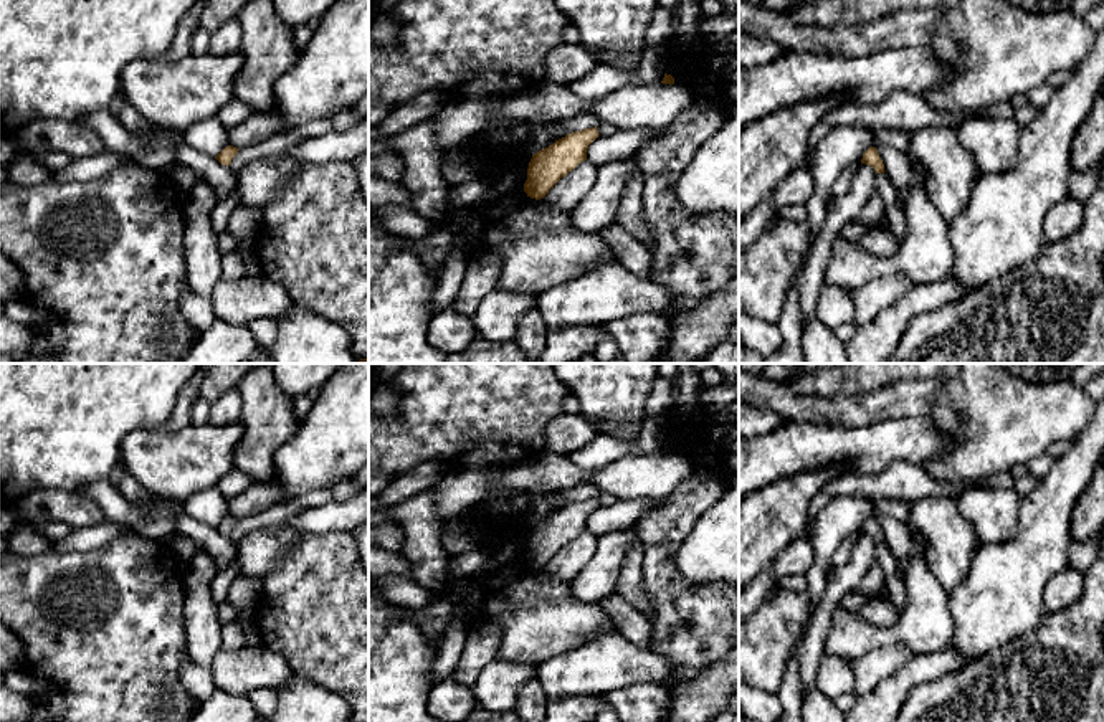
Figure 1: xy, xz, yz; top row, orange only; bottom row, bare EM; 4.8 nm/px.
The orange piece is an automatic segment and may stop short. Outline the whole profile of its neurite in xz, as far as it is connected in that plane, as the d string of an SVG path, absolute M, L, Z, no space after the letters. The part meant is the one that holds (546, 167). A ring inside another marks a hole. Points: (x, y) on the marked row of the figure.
M597 127L583 129L567 134L534 154L524 183L527 197L535 200L544 198L562 177L587 160L587 149L598 135Z

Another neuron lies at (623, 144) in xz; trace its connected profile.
M623 129L598 135L587 149L587 160L595 167L633 159L640 147L656 135L654 129Z

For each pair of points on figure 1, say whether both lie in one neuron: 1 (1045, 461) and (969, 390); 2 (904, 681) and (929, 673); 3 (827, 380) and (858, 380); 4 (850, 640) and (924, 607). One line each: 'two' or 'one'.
1: two
2: one
3: one
4: one

